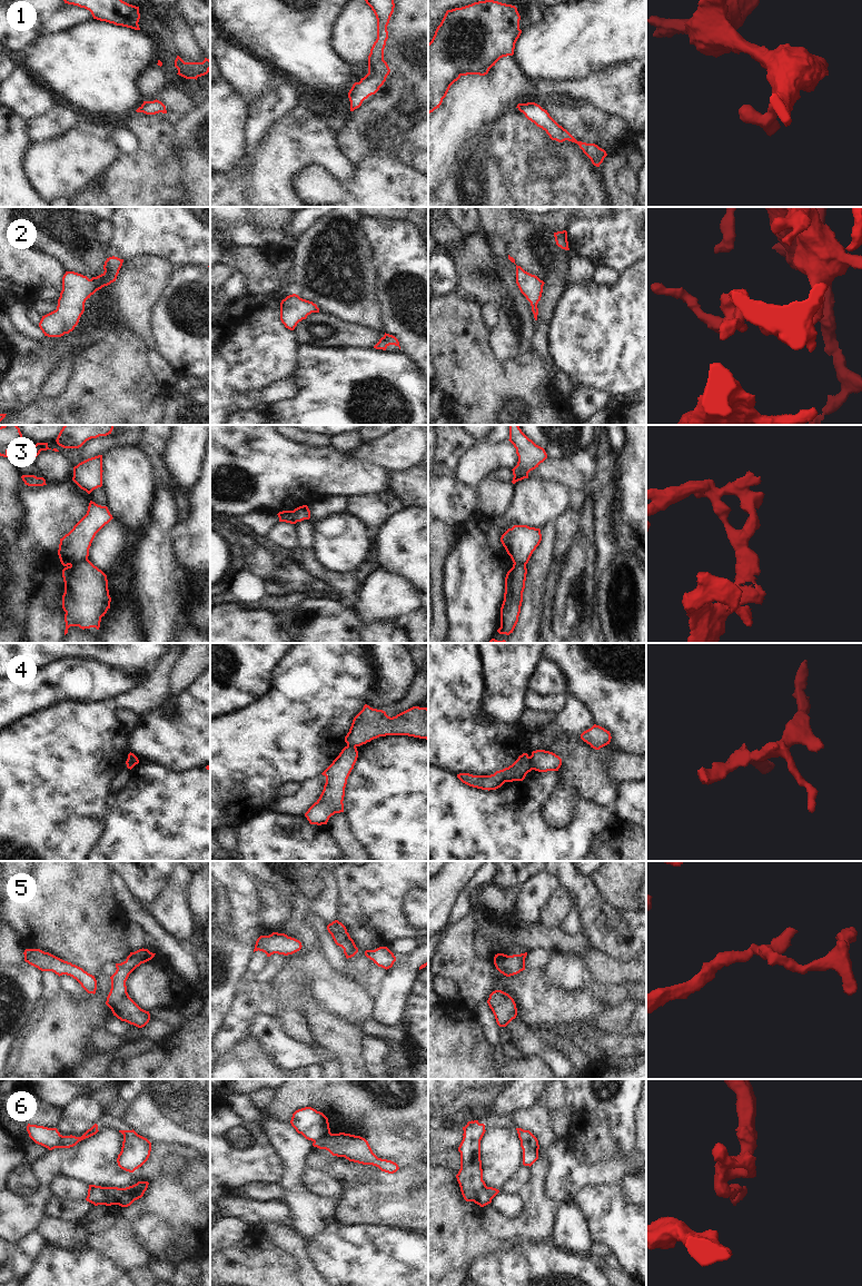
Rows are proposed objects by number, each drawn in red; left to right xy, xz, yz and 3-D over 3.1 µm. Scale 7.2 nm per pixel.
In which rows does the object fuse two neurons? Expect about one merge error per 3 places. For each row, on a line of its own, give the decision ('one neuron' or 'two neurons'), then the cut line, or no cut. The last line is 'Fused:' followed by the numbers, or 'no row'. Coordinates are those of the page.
1: one neuron; no cut
2: one neuron; no cut
3: two neurons; cut in xy along (87, 559), (70, 565)
4: two neurons; cut in yz along (529, 757), (533, 769)
5: one neuron; no cut
6: two neurons; cut in xy along (101, 1187), (105, 1204)
Fused: 3, 4, 6

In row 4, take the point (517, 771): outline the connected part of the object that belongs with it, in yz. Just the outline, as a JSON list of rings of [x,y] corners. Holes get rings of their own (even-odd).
[[[523,753],[512,765],[496,771],[494,774],[473,775],[459,773],[457,778],[469,787],[489,791],[501,788],[505,782],[523,781],[532,770],[532,758],[527,753]]]

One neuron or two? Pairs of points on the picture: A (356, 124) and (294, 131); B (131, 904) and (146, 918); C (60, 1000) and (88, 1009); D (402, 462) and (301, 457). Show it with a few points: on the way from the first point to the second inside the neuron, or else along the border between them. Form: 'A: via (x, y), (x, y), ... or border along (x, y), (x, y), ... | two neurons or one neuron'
A: border along (350, 111), (346, 124), (335, 137), (337, 150) | two neurons
B: via (135, 908), (142, 916) | one neuron
C: via (67, 1007), (69, 1009), (81, 1009) | one neuron
D: via (377, 462), (370, 464), (326, 464) | one neuron

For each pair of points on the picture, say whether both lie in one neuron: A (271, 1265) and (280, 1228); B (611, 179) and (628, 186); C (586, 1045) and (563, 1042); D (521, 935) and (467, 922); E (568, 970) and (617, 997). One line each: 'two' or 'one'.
A: two
B: two
C: two
D: two
E: one

